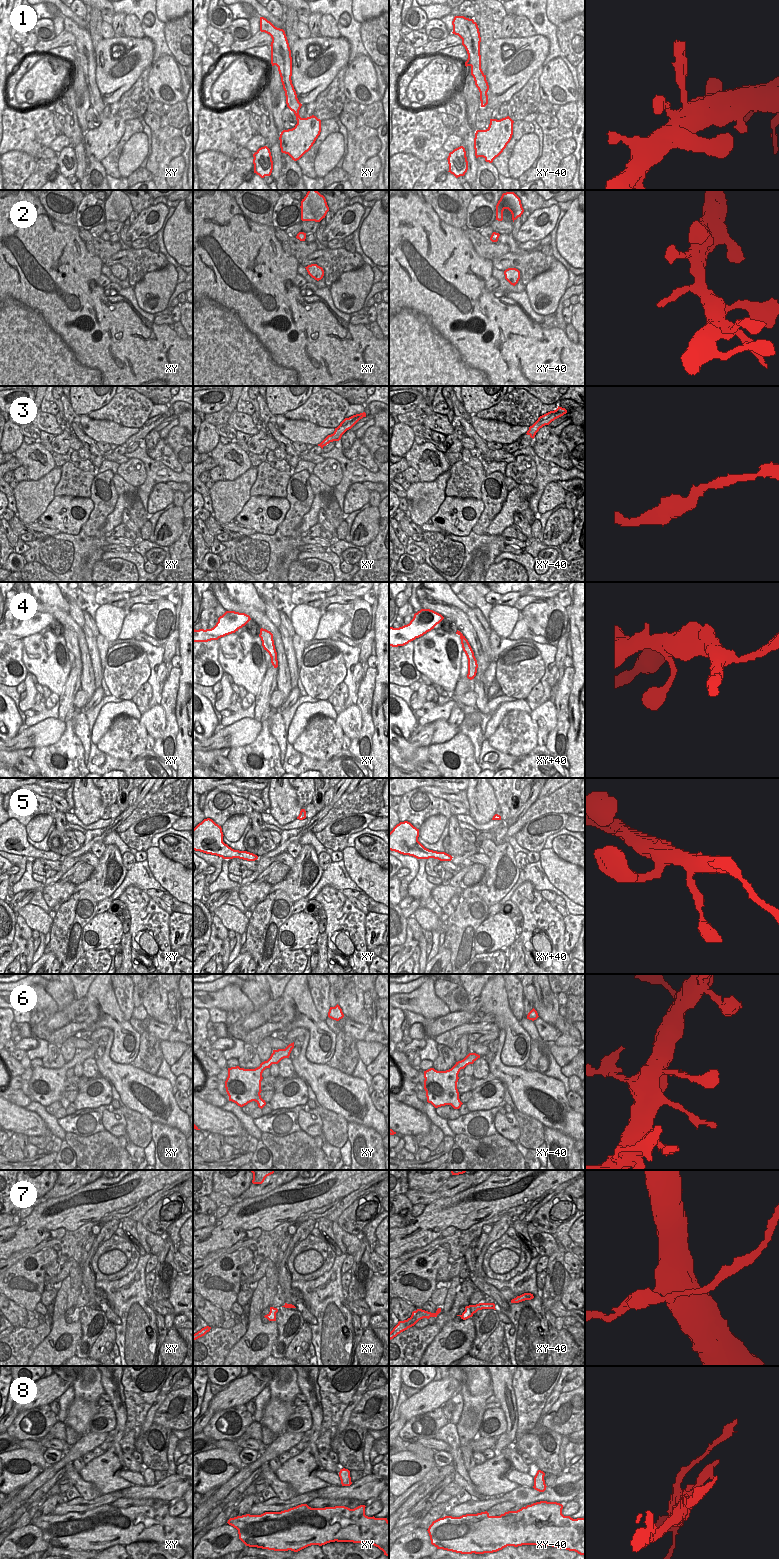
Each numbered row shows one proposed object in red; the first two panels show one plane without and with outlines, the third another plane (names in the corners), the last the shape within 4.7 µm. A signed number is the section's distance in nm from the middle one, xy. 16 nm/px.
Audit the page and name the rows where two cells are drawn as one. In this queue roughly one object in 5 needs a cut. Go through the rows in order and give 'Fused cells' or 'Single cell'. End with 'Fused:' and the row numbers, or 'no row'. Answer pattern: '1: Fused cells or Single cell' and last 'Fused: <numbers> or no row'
1: Single cell
2: Single cell
3: Single cell
4: Single cell
5: Single cell
6: Single cell
7: Fused cells
8: Single cell
Fused: 7

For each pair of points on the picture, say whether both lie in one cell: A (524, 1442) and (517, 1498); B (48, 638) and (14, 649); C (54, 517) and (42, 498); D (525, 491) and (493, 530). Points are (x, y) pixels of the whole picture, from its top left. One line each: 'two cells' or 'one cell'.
A: two cells
B: two cells
C: two cells
D: one cell

